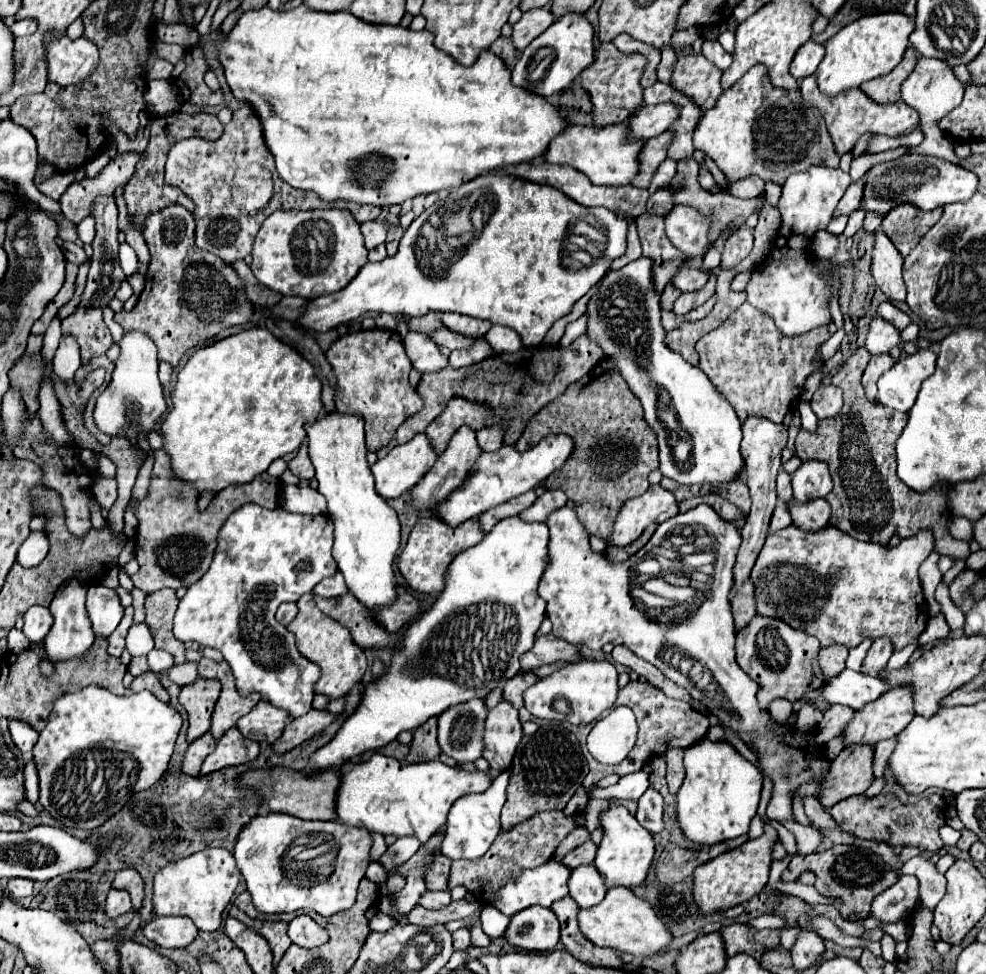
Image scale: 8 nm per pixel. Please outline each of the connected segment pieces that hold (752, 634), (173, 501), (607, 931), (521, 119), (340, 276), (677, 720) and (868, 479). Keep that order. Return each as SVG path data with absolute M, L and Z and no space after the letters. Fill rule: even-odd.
M756 613L754 619L736 633L736 661L738 665L760 685L758 701L768 709L768 703L776 697L786 697L790 701L802 699L808 689L818 689L824 683L822 671L818 667L820 643L802 629L794 629L782 619L766 617Z
M154 451L154 459L156 459L156 463L154 463L154 471L152 471L152 483L150 483L148 497L136 509L136 517L140 521L138 543L136 543L136 559L140 563L140 571L136 575L132 575L132 581L144 593L160 591L164 587L180 589L180 587L190 587L192 583L196 583L210 567L212 553L216 547L216 535L218 535L218 529L222 527L222 523L226 521L226 515L230 515L230 511L238 509L242 503L258 503L260 507L274 509L274 507L278 507L278 489L280 489L278 479L274 485L274 477L270 477L268 473L260 473L248 483L230 485L230 487L222 489L212 499L212 503L204 511L200 511L196 487L192 487L188 481L176 479L172 475L170 455L164 451ZM178 495L180 495L180 501L178 501ZM178 503L180 503L180 509L178 509ZM170 539L174 539L174 561L172 561L172 569L164 569L158 565L156 551L162 543L168 543Z
M616 887L608 889L606 897L590 907L590 909L580 909L578 915L580 929L582 933L598 947L610 947L622 953L628 953L632 957L652 957L656 953L662 953L670 943L672 943L672 933L666 929L662 919L656 915L652 905L640 897L636 897L630 889L626 887Z
M268 5L258 11L246 11L240 15L234 29L222 41L220 61L224 65L224 73L228 85L232 87L234 97L250 101L256 109L256 115L262 119L266 145L276 159L276 169L280 177L296 189L314 191L324 201L346 199L360 205L370 203L370 205L384 207L392 203L404 203L406 199L414 199L416 195L428 195L442 189L456 189L478 175L502 169L512 163L526 163L544 157L550 141L558 133L562 133L564 127L568 125L568 119L562 117L558 105L552 105L546 97L538 93L516 87L510 79L512 71L490 49L482 51L474 65L464 67L434 45L434 35L430 35L430 31L414 31L400 25L370 25L370 23L362 23L362 19L354 17L350 11L322 13L322 11L306 9L304 5L290 11L282 11L282 9L272 11Z
M312 209L312 211L274 211L260 227L254 251L252 251L252 271L258 281L282 295L300 295L306 299L328 295L344 289L368 261L368 249L364 247L364 237L360 223L350 211L342 209Z
M630 681L626 687L622 687L618 691L618 699L616 705L626 705L634 711L636 721L638 721L638 739L634 749L628 753L626 761L618 763L618 765L602 765L602 763L588 763L590 771L584 779L584 787L592 787L594 783L598 783L600 779L604 779L606 775L618 773L618 775L628 775L634 771L640 771L644 761L650 757L656 757L658 753L664 753L666 749L672 747L690 747L690 743L696 743L700 737L706 735L708 731L708 717L704 713L694 711L686 701L678 701L672 697L666 697L664 691L660 691L658 687L650 685L648 681Z
M860 347L856 353L844 361L844 365L830 379L844 391L844 405L838 415L818 421L818 433L812 435L800 429L796 437L796 455L800 459L822 459L830 465L834 479L832 493L826 501L832 507L830 525L846 531L854 539L888 543L894 533L900 537L912 537L922 529L934 535L934 553L950 555L956 559L966 559L970 555L968 541L954 539L948 531L948 499L946 491L938 483L926 493L916 493L896 475L896 449L894 443L906 427L908 415L882 407L880 403L870 403L862 389L862 373L870 361L870 353Z

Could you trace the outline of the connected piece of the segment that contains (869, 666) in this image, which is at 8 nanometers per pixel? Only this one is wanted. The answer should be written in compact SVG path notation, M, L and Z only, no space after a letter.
M876 639L866 653L866 659L862 663L862 671L868 675L878 675L878 671L882 671L886 667L890 655L892 655L890 639Z

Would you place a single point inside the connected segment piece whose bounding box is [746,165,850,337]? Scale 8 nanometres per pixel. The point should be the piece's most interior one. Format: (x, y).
(796, 290)

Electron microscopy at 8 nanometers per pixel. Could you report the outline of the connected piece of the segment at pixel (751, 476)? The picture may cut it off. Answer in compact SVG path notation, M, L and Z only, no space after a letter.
M748 417L742 425L742 457L744 457L744 465L746 465L746 479L748 479L748 487L750 487L750 497L752 497L752 509L750 515L746 519L746 525L742 527L742 545L736 557L736 565L734 565L734 591L750 577L750 571L756 563L756 557L764 545L764 539L768 535L768 525L770 525L770 517L772 511L776 507L776 473L782 467L780 463L780 453L786 447L786 425L778 425L772 423L770 419L764 417Z

